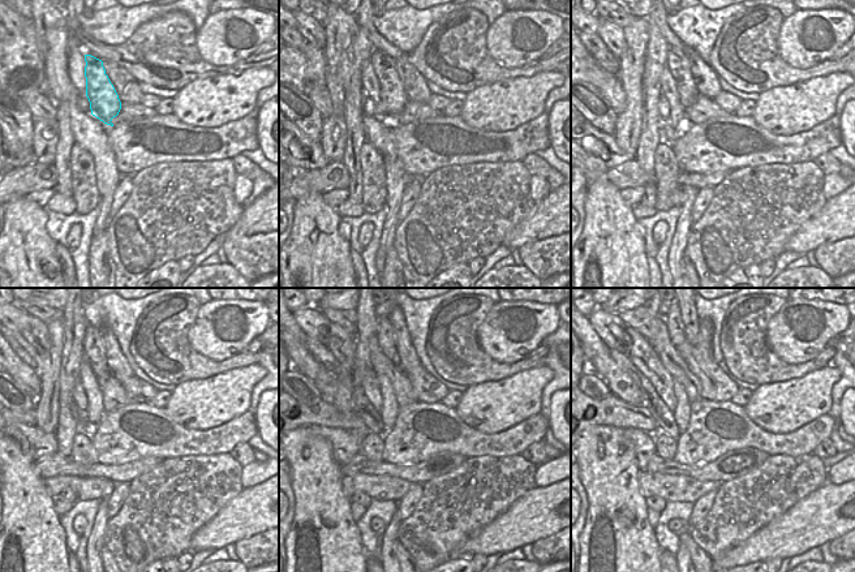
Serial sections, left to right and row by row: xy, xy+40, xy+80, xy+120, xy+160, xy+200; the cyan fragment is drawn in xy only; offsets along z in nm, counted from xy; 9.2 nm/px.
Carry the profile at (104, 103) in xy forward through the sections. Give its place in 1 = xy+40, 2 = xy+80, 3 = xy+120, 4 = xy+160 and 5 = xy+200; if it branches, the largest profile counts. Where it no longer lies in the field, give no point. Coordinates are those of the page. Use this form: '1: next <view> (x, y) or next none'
1: next xy+40 (392, 98)
2: next xy+80 (677, 61)
3: next xy+120 (93, 345)
4: next xy+160 (385, 334)
5: next xy+200 (677, 331)

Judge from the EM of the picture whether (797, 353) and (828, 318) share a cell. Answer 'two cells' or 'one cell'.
one cell

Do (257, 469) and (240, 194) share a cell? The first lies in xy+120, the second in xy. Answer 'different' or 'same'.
same

